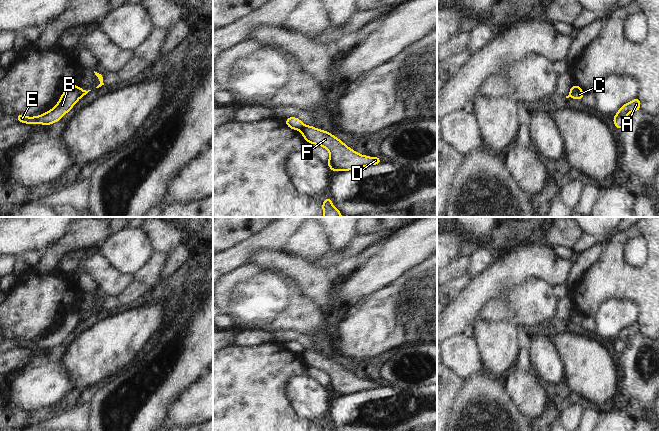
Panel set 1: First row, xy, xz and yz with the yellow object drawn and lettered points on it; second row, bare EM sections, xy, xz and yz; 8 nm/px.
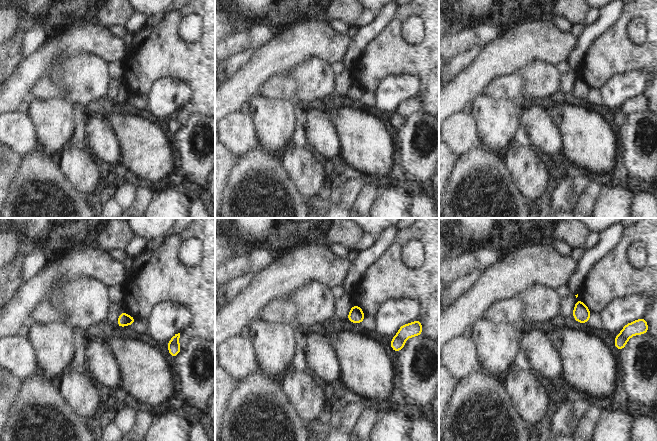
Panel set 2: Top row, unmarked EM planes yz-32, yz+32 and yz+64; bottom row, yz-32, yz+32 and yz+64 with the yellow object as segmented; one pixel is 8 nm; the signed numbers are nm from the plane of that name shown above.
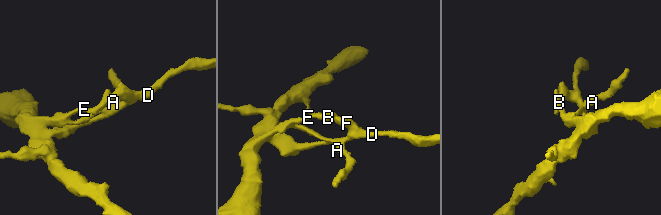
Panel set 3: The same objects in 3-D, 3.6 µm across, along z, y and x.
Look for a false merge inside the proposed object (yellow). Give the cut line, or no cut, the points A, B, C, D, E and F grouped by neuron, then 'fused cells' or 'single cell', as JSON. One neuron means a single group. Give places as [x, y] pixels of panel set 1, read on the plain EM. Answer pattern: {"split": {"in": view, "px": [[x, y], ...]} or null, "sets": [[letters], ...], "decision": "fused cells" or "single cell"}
{"split": {"in": "yz", "px": [[618, 336], [625, 340]]}, "sets": [["A", "B", "E"], ["C", "D", "F"]], "decision": "fused cells"}

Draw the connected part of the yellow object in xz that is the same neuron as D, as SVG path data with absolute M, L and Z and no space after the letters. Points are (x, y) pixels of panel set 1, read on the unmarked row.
M304 350L301 353L301 358L308 367L318 368L329 375L330 383L327 389L333 396L349 395L382 387L379 381L360 379L329 356L316 353L313 350Z

